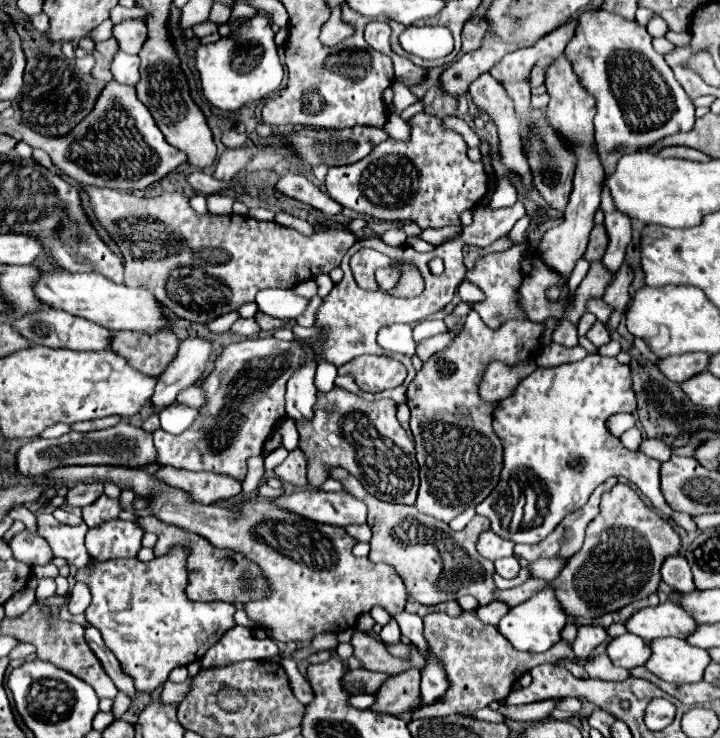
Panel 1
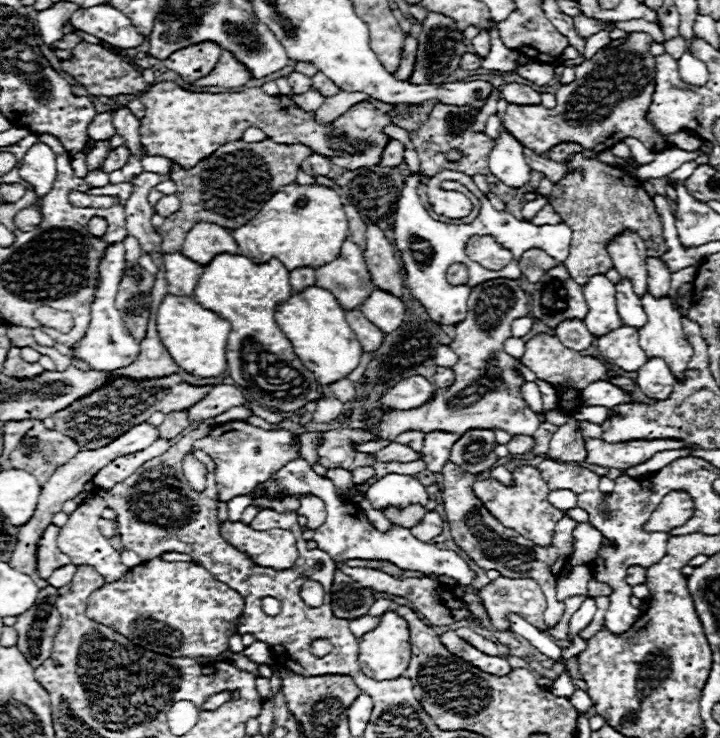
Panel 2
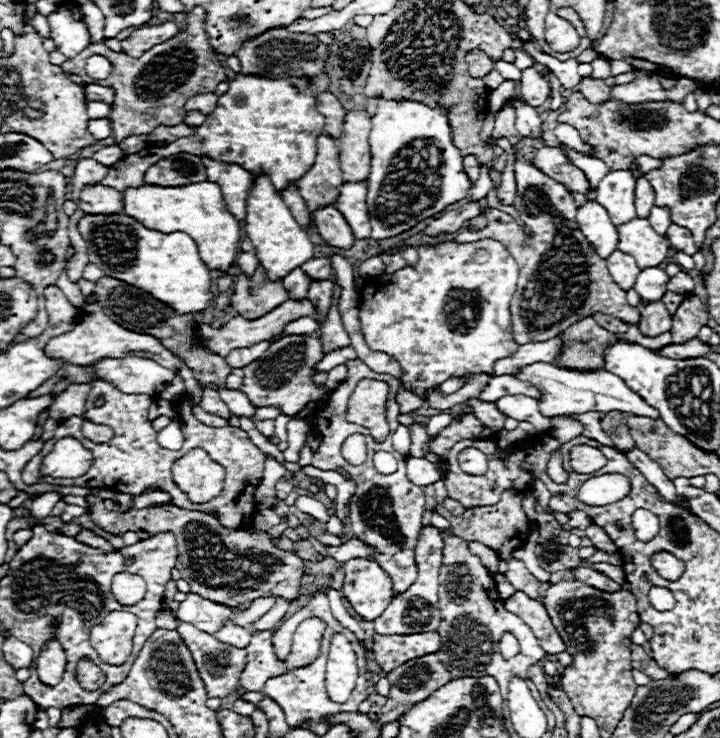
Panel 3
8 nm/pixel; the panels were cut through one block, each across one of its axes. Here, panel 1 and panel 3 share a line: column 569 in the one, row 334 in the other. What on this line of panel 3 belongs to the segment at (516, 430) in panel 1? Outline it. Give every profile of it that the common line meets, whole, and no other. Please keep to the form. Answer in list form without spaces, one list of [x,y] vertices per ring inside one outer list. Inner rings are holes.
[[[492,238],[458,244],[442,240],[418,246],[416,268],[404,266],[392,274],[368,278],[360,294],[360,328],[372,350],[394,356],[402,368],[402,384],[426,402],[426,390],[440,386],[448,378],[462,374],[494,372],[496,360],[510,358],[518,344],[514,342],[510,300],[516,290],[518,264],[508,250]]]

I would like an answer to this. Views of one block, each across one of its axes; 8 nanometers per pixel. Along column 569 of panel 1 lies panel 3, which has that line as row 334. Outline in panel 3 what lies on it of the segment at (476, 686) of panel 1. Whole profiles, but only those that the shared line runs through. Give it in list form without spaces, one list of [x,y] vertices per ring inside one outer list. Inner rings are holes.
[[[650,302],[640,312],[640,332],[644,336],[658,336],[672,328],[672,316],[662,302]]]

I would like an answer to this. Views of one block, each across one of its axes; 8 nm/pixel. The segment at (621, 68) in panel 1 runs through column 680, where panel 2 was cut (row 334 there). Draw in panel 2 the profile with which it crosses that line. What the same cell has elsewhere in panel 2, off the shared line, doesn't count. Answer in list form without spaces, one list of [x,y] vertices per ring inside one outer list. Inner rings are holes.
[[[112,244],[104,256],[104,260],[100,262],[100,284],[96,290],[96,298],[92,302],[92,320],[88,326],[86,336],[74,344],[72,352],[80,358],[86,360],[94,370],[104,370],[104,372],[112,372],[118,368],[124,368],[128,364],[132,364],[132,360],[136,360],[136,356],[140,354],[140,344],[132,338],[130,330],[126,328],[120,312],[114,306],[114,298],[116,298],[116,290],[118,290],[118,282],[124,270],[124,244]]]

